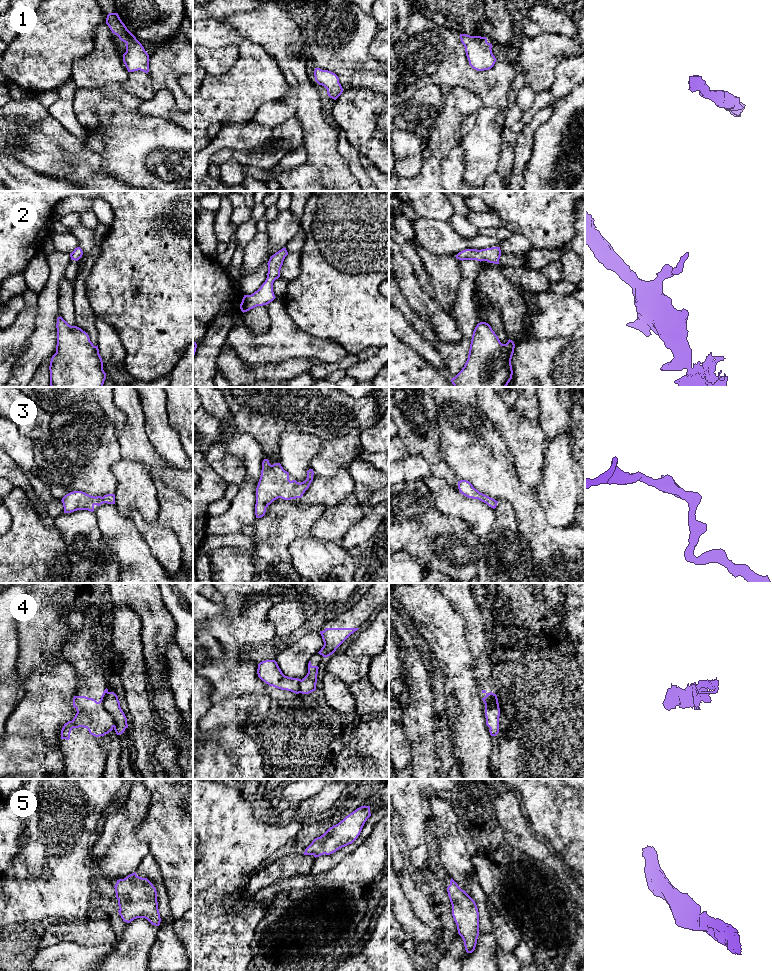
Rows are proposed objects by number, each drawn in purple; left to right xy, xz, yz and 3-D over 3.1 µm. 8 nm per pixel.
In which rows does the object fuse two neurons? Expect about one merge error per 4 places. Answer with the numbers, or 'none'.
4

